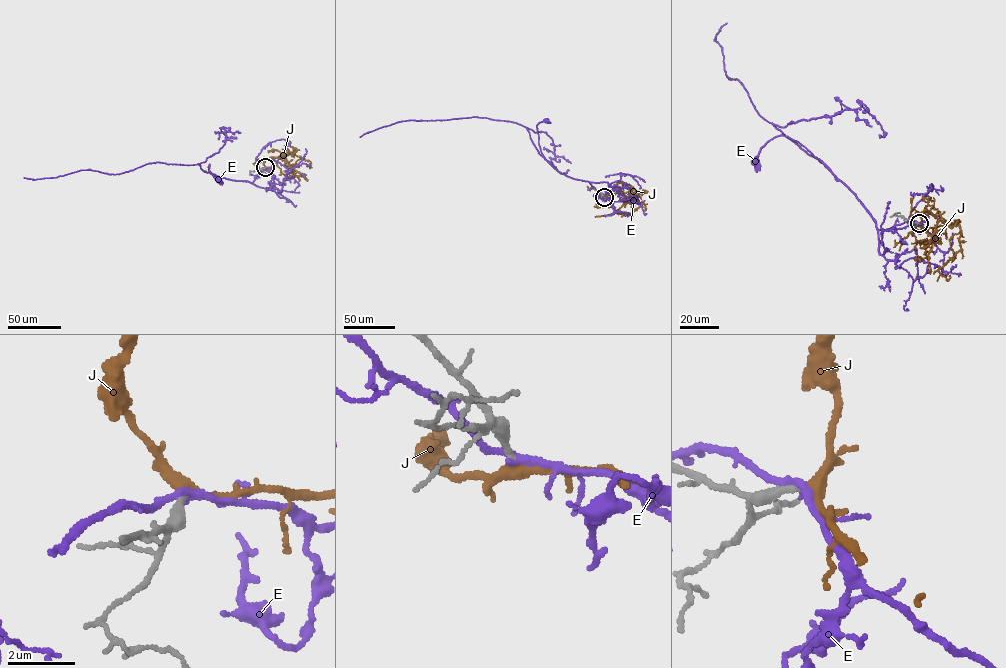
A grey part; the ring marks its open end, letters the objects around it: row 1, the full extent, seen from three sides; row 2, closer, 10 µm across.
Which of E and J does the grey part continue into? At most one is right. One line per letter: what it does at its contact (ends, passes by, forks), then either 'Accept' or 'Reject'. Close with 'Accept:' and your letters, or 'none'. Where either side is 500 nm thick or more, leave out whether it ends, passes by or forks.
E: It passes by. Reject
J: It passes by. Accept
Accept: J

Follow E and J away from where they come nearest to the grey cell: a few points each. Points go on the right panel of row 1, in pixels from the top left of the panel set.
E: (919, 223), (908, 220), (885, 230), (878, 229), (849, 188), (803, 146), (783, 135), (766, 142), (755, 161)
J: (920, 223), (925, 228), (953, 223), (940, 220), (931, 235), (915, 229), (904, 243), (894, 245), (894, 240)

